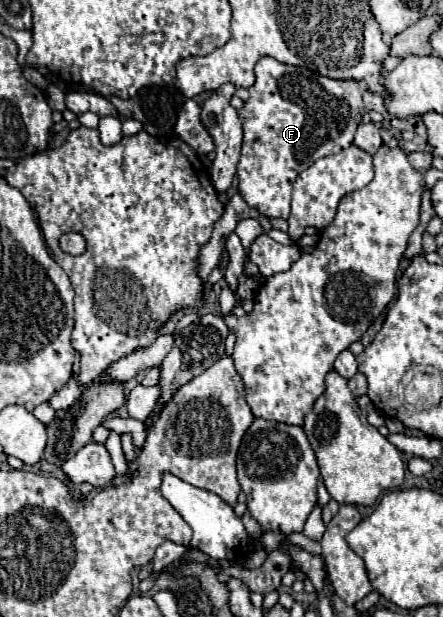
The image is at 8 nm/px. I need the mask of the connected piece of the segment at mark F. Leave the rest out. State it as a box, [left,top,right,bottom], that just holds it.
[237,55,365,219]

